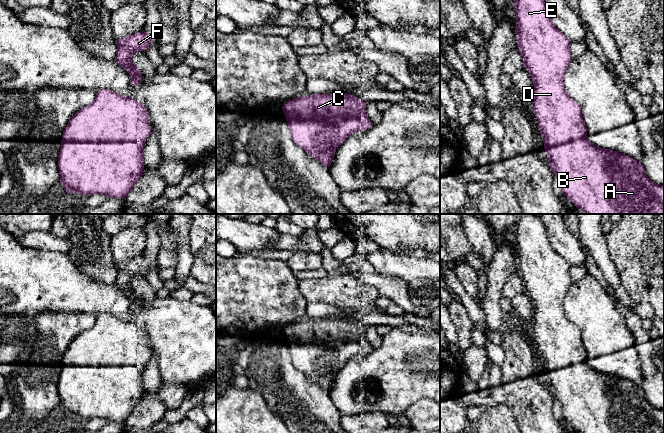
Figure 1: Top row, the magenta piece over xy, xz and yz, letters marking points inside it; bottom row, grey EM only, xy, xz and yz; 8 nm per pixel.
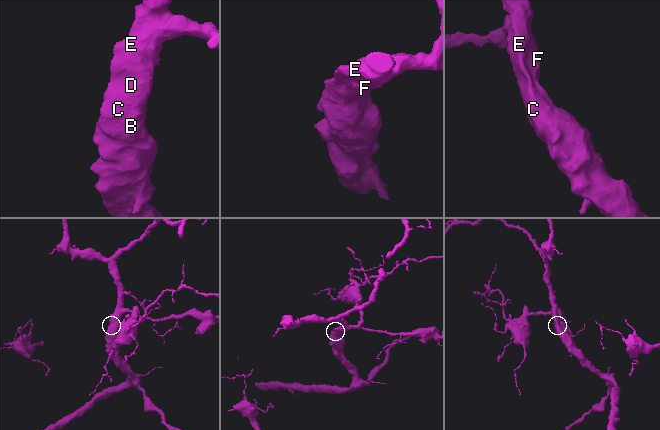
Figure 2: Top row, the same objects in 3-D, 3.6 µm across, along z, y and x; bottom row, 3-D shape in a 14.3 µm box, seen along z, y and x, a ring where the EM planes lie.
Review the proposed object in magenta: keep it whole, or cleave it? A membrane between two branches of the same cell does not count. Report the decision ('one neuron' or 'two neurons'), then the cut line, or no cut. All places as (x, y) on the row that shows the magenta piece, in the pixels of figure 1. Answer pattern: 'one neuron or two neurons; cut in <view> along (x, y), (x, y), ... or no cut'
one neuron; no cut

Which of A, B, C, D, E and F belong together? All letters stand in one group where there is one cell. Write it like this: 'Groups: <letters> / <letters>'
Groups: A B C D E F

